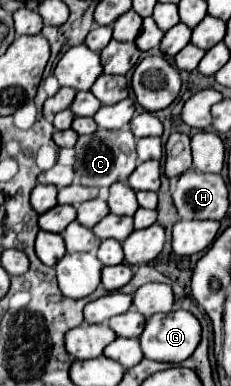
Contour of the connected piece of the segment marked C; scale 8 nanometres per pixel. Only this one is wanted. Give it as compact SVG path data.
M99 128L91 136L79 136L77 140L77 162L75 172L83 186L111 186L115 182L127 182L131 172L137 166L137 152L135 152L135 136L131 130L103 130Z

